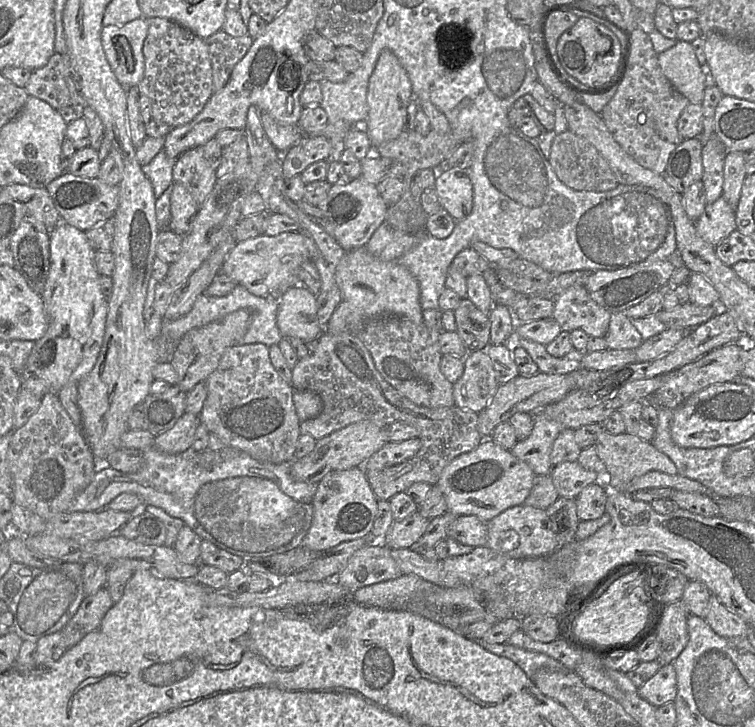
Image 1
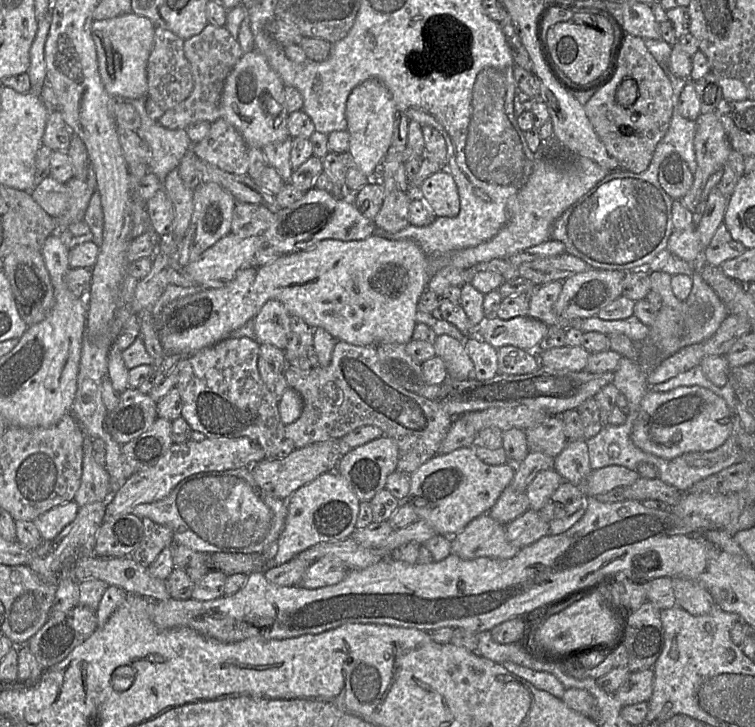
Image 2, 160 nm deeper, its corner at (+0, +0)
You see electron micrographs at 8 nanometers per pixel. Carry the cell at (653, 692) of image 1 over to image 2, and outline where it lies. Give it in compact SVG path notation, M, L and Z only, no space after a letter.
M652 668L631 672L627 680L614 693L622 706L648 702L654 686L654 671Z

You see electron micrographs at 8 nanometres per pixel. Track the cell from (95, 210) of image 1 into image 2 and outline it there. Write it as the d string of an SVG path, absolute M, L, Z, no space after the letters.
M51 177L43 179L30 192L35 202L52 217L63 213L69 203L69 189Z

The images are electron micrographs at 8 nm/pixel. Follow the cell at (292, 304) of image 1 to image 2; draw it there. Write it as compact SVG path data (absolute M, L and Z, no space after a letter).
M268 300L254 316L255 340L284 350L291 334L292 315L278 300Z

